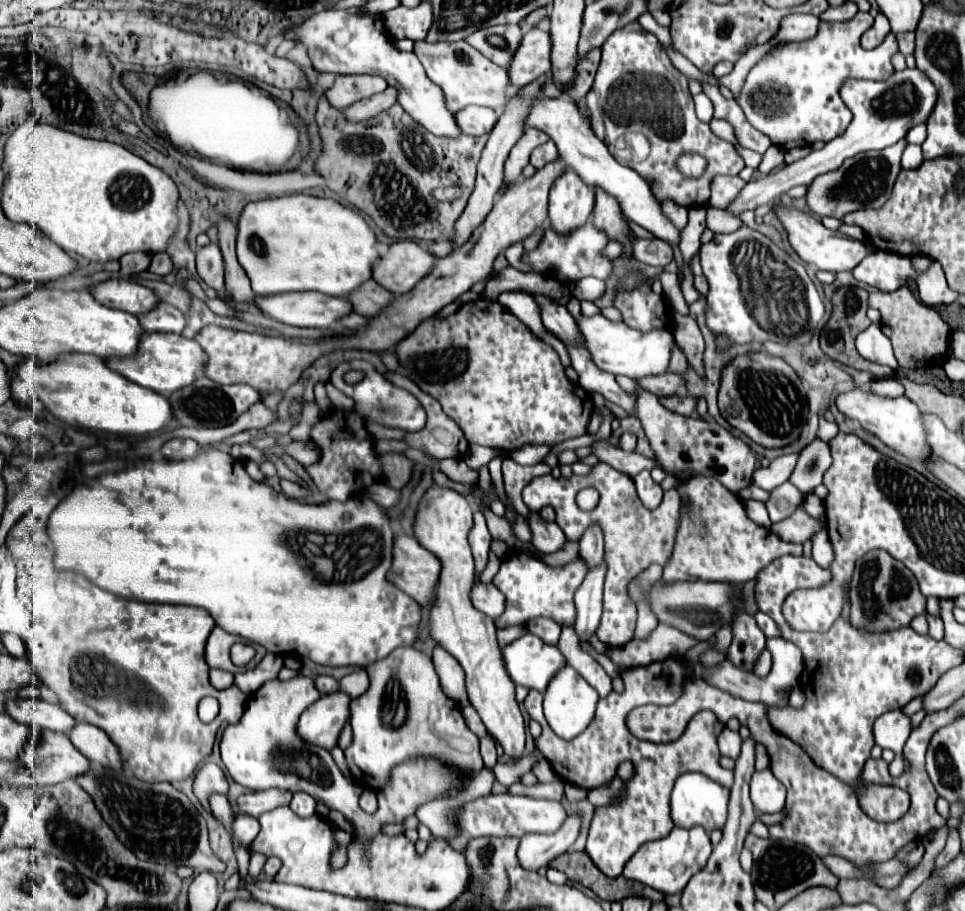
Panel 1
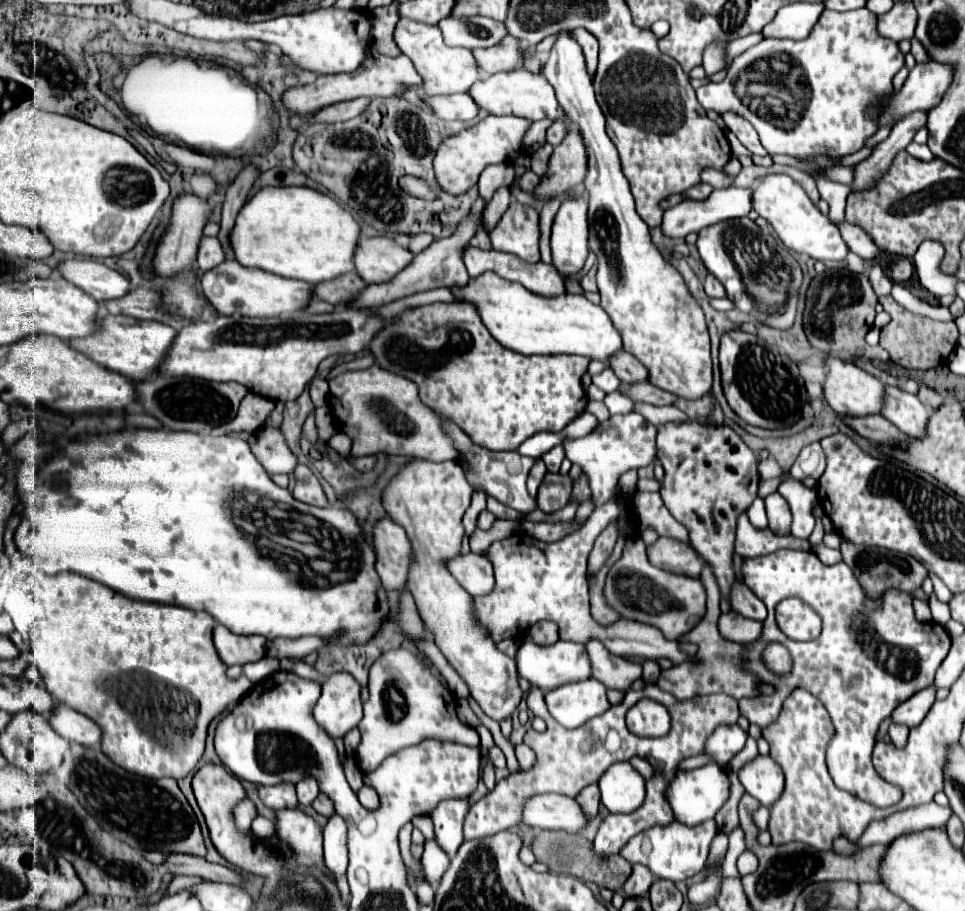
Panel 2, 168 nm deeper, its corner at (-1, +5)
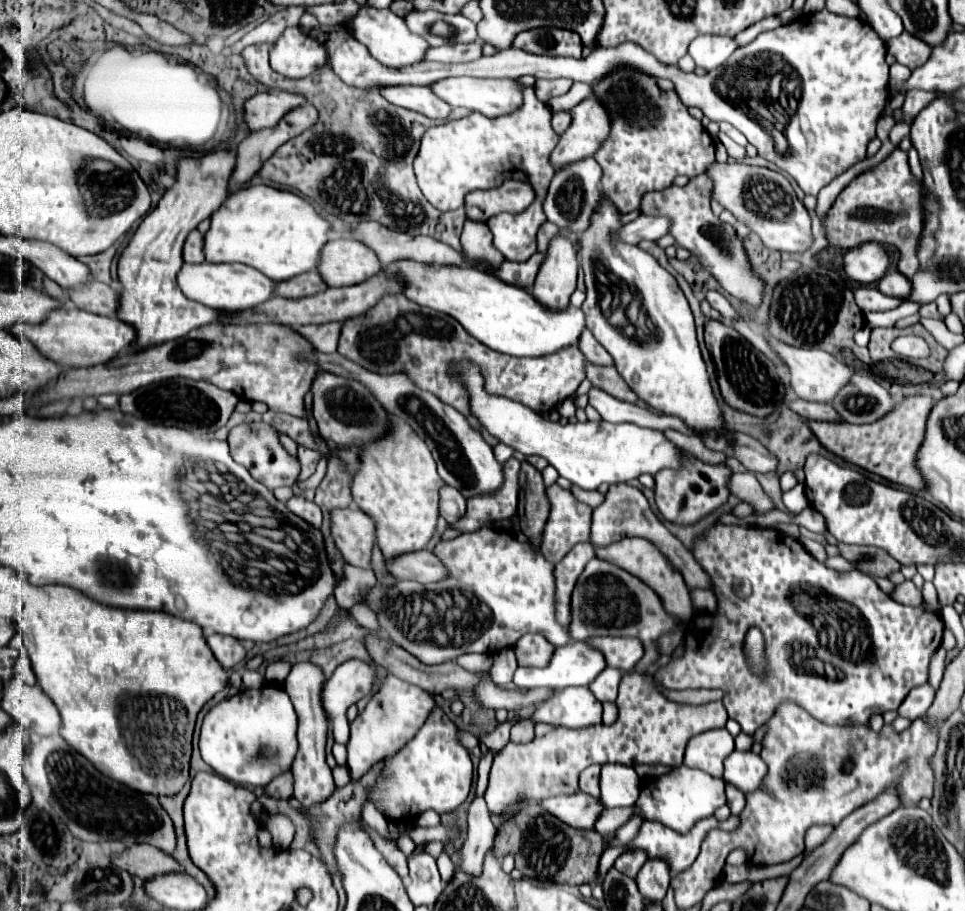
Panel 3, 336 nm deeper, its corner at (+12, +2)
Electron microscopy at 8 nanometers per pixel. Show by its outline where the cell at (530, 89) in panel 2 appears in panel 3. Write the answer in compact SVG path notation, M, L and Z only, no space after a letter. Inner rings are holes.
M450 77L432 85L434 93L442 97L452 107L466 107L470 111L478 111L490 119L508 115L522 107L522 91L524 85L516 79L476 79L476 77Z

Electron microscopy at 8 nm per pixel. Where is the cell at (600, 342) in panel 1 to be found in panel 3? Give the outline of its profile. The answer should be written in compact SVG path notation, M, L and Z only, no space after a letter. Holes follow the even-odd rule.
M396 261L386 269L402 269L410 277L410 289L406 297L414 299L422 307L446 313L454 317L472 337L476 337L486 347L512 355L512 357L544 357L558 353L564 347L578 345L580 335L586 325L586 315L582 309L548 309L526 289L506 285L494 275L480 269L436 269L438 265L422 265L412 261Z

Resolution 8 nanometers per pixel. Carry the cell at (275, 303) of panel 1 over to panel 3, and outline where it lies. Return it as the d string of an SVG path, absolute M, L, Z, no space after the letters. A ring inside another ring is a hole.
M202 263L202 265L184 265L182 273L178 273L178 287L186 297L192 301L198 301L202 305L208 305L212 309L220 311L246 311L254 309L268 299L274 297L276 283L262 275L258 269L252 269L242 263Z

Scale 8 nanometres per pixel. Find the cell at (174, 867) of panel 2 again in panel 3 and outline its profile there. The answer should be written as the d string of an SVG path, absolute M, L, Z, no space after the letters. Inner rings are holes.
M152 845L128 847L120 857L114 857L114 865L126 869L130 875L136 875L144 881L166 873L184 873L184 867L172 855L166 855Z

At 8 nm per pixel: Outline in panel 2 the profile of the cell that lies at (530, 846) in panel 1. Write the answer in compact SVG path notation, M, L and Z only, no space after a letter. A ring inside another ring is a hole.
M597 782L591 784L591 786L585 786L579 794L577 794L577 802L581 804L583 812L589 816L589 818L595 818L597 816L597 806L599 806L599 786Z

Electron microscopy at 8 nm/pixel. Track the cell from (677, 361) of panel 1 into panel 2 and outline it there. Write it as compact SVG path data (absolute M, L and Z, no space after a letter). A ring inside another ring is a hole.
M567 30L559 32L543 76L557 92L567 118L581 130L589 154L585 188L589 192L589 248L597 256L597 286L601 308L623 334L623 346L649 372L649 382L685 400L699 400L711 392L713 362L709 332L701 306L691 296L683 276L655 248L649 226L635 212L629 182L621 172L615 144L605 132L605 116L595 100L581 46Z

